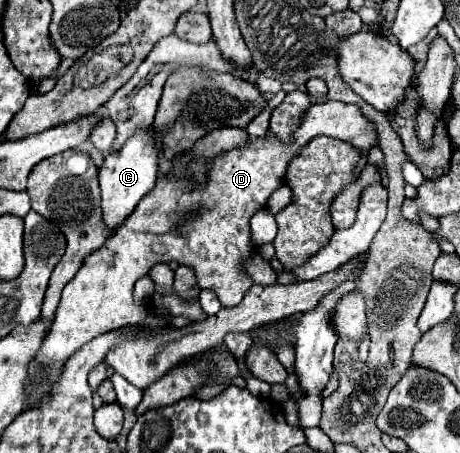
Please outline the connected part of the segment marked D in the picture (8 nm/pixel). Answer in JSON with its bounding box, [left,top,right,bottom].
[27,101,377,407]

